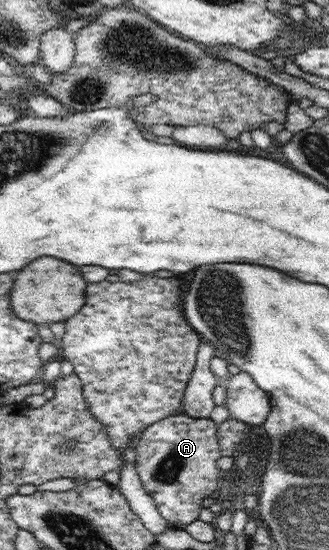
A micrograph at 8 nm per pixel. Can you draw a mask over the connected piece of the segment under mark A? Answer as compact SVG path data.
M183 412L170 415L145 428L135 446L135 465L142 487L154 499L169 526L186 528L198 519L202 500L218 486L218 427L208 418L192 418Z

